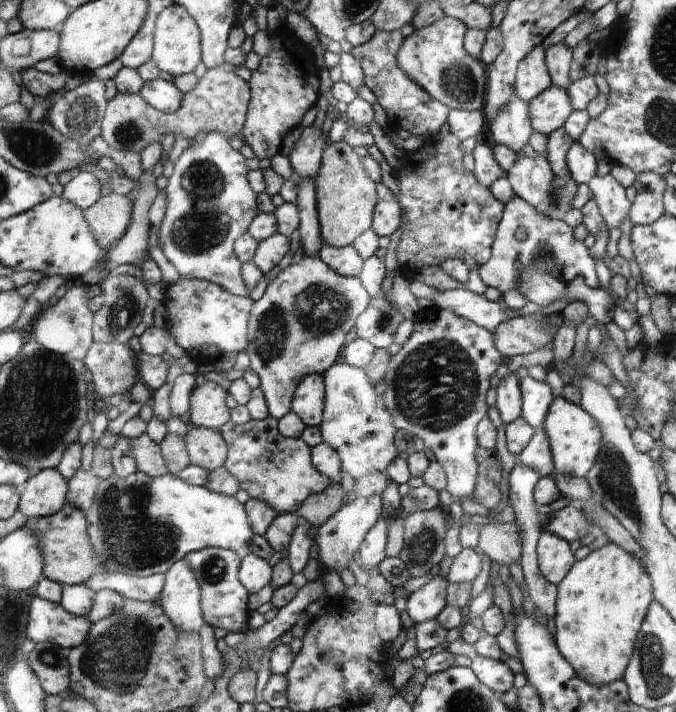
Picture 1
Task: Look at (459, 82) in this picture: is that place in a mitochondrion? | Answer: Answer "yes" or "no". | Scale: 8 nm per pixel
yes

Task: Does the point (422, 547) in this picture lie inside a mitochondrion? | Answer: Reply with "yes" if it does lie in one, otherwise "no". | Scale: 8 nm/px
yes

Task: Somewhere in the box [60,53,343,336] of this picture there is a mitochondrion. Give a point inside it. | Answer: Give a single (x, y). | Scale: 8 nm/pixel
(203, 223)

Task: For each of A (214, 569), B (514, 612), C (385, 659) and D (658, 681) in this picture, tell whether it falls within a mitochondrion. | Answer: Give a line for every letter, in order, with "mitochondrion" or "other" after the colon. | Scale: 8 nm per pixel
A: mitochondrion
B: other
C: other
D: mitochondrion

